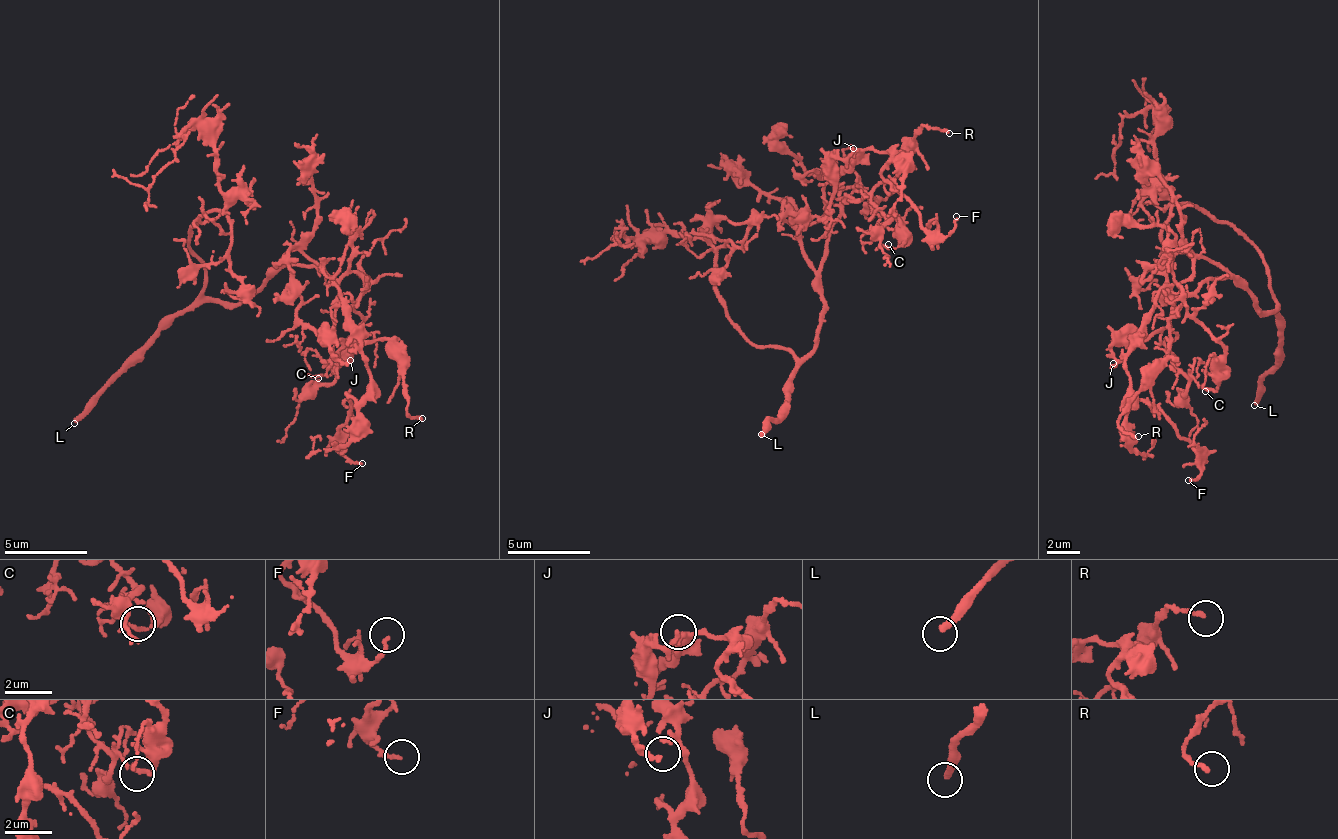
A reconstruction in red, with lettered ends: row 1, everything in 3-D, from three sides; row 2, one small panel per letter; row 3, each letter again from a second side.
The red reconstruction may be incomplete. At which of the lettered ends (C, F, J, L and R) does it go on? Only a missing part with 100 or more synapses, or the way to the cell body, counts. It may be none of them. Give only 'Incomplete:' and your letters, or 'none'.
Incomplete: L

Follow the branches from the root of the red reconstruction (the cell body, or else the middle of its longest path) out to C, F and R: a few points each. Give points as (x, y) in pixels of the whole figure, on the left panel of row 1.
C: (235, 304), (293, 264), (328, 273), (336, 288), (339, 347), (334, 361), (304, 355), (318, 378)
F: (235, 304), (293, 264), (329, 272), (369, 370), (369, 390), (348, 393), (340, 426), (343, 453), (362, 463)
R: (235, 304), (293, 264), (322, 269), (336, 288), (334, 335), (384, 339), (405, 408), (422, 418)

